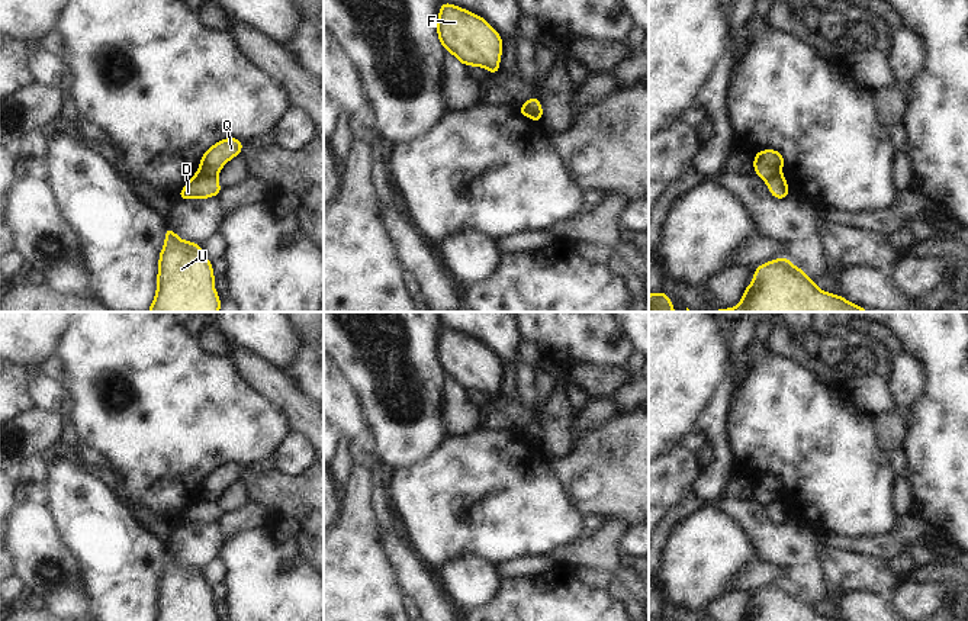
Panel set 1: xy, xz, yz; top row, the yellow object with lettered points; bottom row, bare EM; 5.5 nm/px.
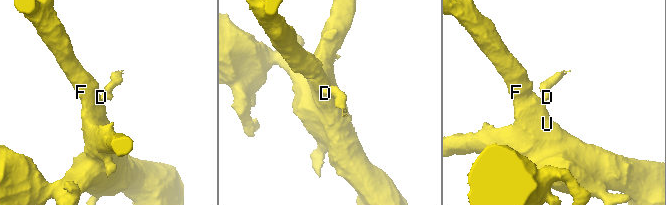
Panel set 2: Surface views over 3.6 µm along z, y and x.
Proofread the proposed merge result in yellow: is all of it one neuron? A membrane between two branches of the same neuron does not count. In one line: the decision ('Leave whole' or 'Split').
Split.

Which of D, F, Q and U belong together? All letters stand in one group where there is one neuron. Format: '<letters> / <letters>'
D F U / Q

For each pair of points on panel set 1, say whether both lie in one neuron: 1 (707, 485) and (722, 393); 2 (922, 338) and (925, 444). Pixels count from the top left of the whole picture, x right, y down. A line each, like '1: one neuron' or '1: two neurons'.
1: one neuron
2: one neuron

